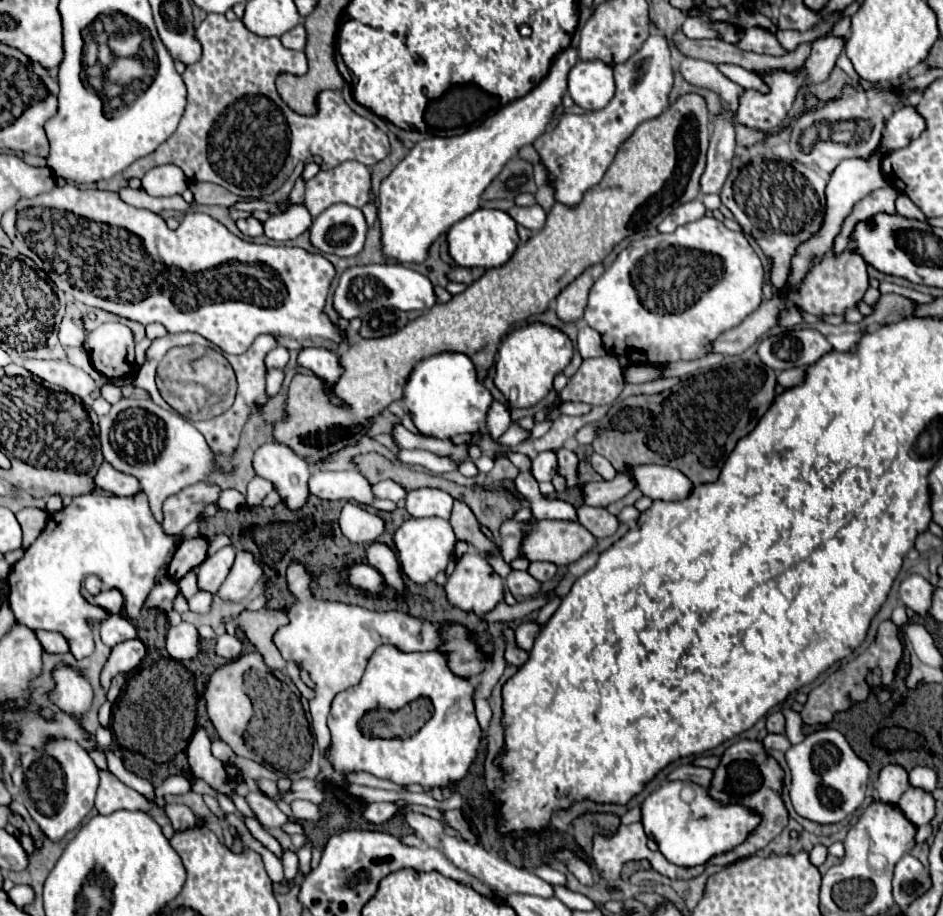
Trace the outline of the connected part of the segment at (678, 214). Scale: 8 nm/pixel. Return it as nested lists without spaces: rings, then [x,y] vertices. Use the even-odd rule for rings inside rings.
[[[695,198],[693,202],[685,202],[677,210],[673,210],[673,214],[669,214],[657,226],[657,230],[659,232],[673,232],[677,226],[683,226],[683,224],[689,224],[689,222],[699,220],[703,214],[705,214],[705,206],[703,206],[703,202],[699,198]]]

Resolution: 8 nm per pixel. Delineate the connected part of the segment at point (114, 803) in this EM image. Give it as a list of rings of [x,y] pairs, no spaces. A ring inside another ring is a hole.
[[[101,772],[99,776],[101,776],[101,784],[99,784],[99,790],[97,790],[95,808],[101,814],[109,814],[109,812],[119,810],[119,808],[149,812],[149,810],[167,806],[165,798],[161,798],[161,796],[147,798],[147,796],[135,792],[133,788],[125,786],[123,782],[119,782],[111,772]]]

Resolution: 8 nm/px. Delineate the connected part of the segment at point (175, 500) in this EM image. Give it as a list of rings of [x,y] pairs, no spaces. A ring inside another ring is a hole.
[[[211,482],[193,484],[163,502],[163,530],[167,534],[183,532],[205,506],[215,504],[221,496],[221,488]]]

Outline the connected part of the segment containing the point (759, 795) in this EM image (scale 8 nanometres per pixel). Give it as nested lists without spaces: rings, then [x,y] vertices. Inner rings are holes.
[[[739,740],[725,750],[719,766],[713,770],[711,786],[707,788],[707,792],[713,800],[717,800],[721,804],[741,804],[741,806],[749,808],[753,814],[761,816],[761,822],[759,822],[757,830],[753,830],[753,834],[749,834],[749,838],[745,838],[745,842],[741,846],[735,846],[733,850],[729,850],[725,854],[713,856],[707,864],[727,866],[747,854],[757,852],[759,848],[765,848],[775,836],[779,836],[783,832],[783,828],[787,826],[787,820],[789,820],[789,812],[781,798],[783,778],[785,776],[783,776],[781,766],[777,764],[775,758],[767,756],[767,752],[759,740]]]

